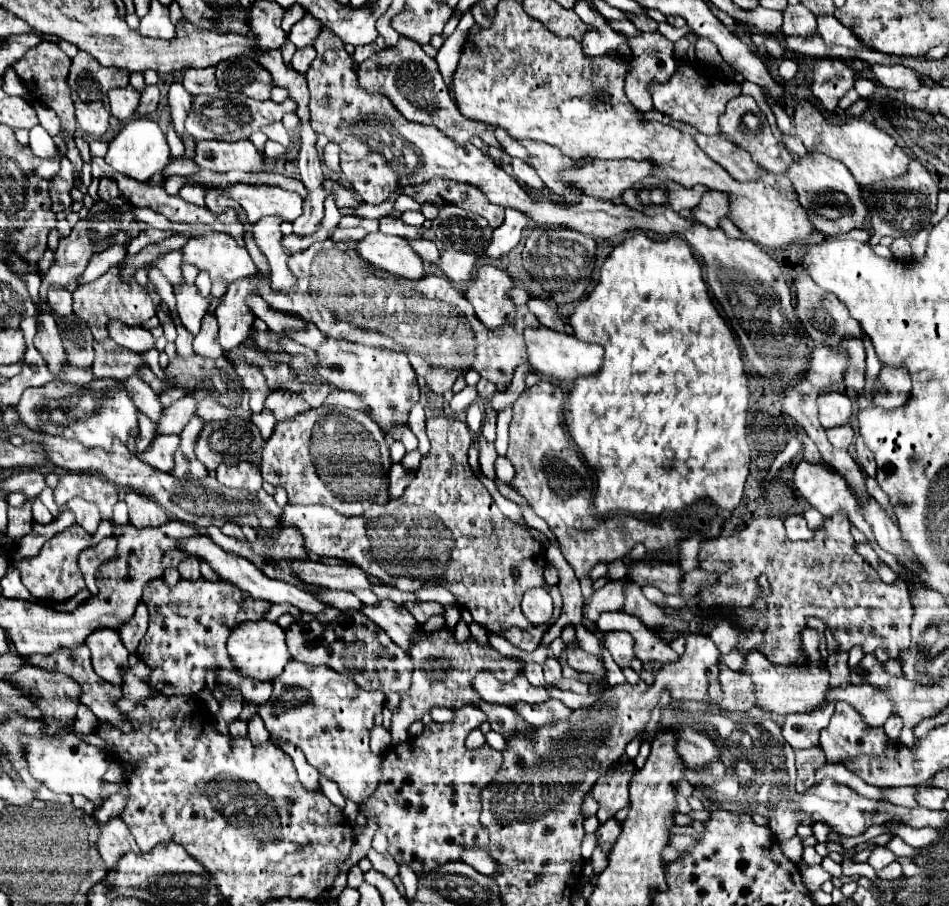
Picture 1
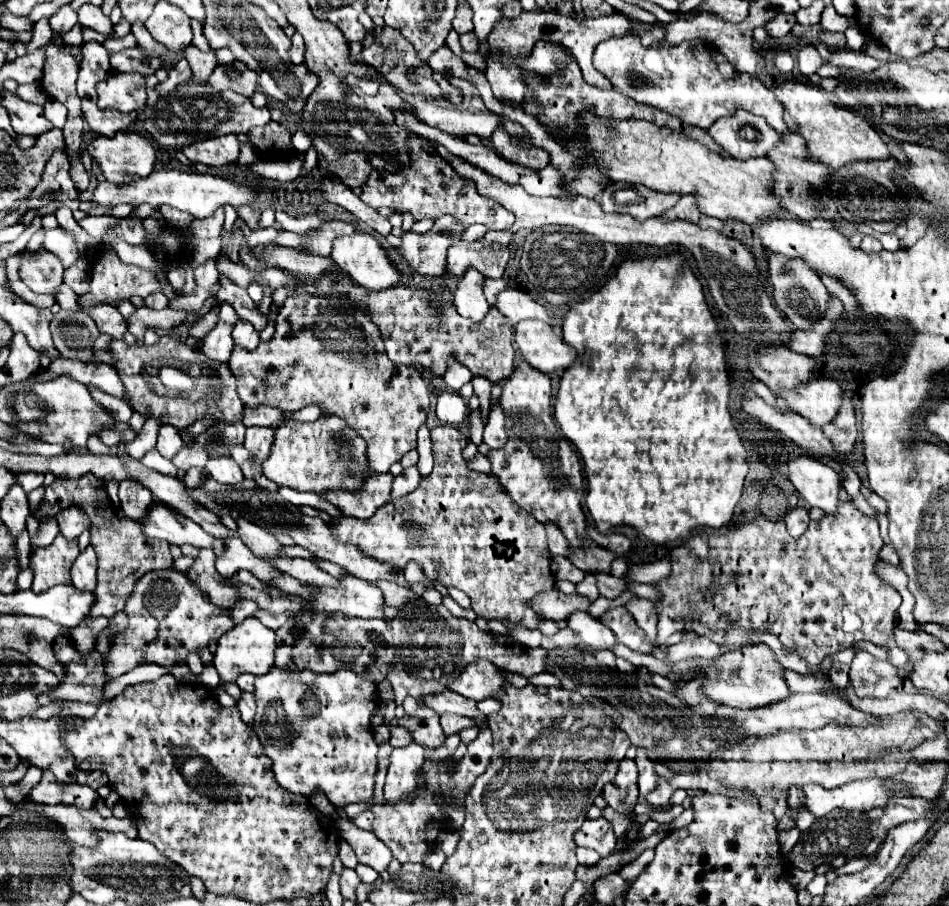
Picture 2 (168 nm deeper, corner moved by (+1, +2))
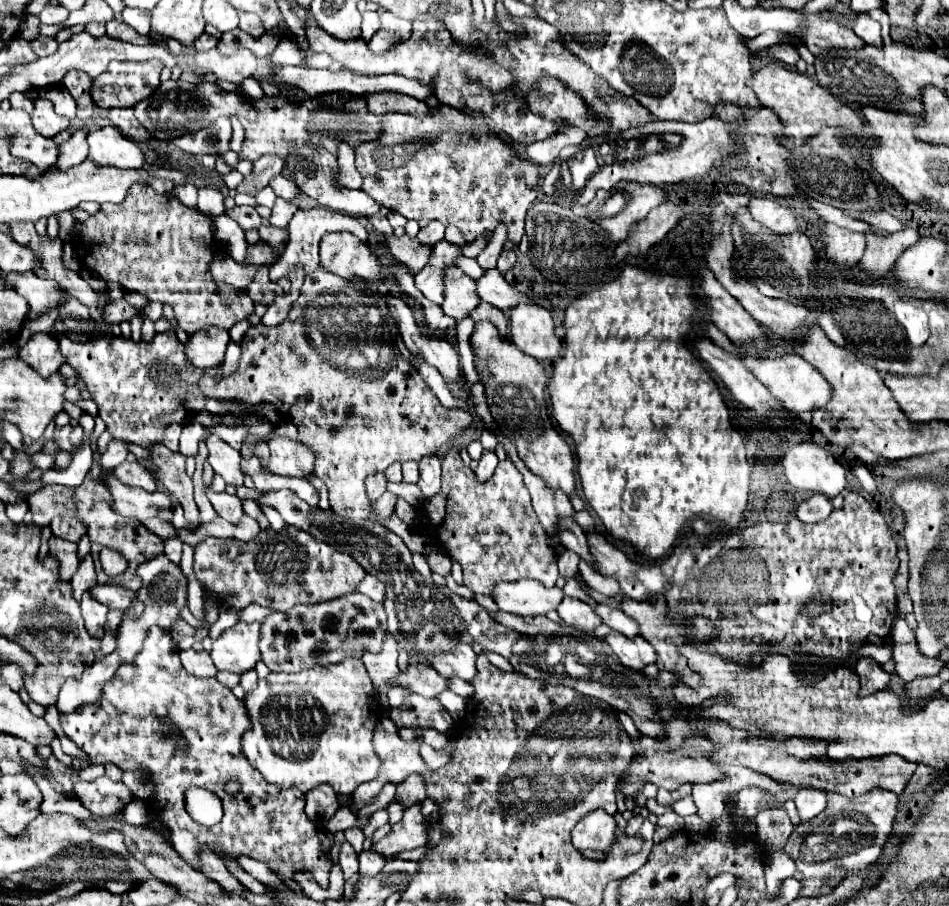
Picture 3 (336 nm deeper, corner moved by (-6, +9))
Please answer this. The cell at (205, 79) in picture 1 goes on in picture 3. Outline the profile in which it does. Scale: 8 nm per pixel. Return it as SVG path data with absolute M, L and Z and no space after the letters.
M208 33L200 35L200 37L196 39L196 43L194 43L196 51L208 51L208 49L212 49L212 47L216 47L216 45L218 45L218 39L212 37L212 35L208 35Z

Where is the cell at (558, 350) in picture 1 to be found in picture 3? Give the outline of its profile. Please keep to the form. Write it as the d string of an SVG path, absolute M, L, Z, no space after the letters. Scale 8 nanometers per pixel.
M518 303L510 309L508 339L526 355L542 363L558 359L562 341L554 335L552 315L536 303Z

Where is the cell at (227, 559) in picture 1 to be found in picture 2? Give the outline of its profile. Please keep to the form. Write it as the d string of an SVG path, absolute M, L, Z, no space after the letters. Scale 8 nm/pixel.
M161 502L153 504L153 512L149 512L149 520L145 520L143 532L149 538L165 540L177 546L191 544L197 550L211 548L215 556L221 556L227 550L227 546L219 538L213 538L199 524L195 524L193 520L189 520L179 512L173 512L169 506Z

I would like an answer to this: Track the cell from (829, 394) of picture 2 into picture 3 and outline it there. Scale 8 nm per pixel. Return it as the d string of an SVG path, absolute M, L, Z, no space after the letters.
M796 355L760 357L760 361L752 367L752 373L766 385L772 397L792 413L804 413L804 417L810 417L812 409L820 409L828 403L830 397L828 381L824 381L824 377L820 377L820 371L812 369L812 365L808 365L802 357Z

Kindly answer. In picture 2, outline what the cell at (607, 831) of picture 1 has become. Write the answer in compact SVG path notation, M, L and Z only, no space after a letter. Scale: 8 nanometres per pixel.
M597 818L583 822L583 826L575 834L575 842L579 846L597 850L601 856L609 856L615 850L617 838L613 834L613 826L605 818Z

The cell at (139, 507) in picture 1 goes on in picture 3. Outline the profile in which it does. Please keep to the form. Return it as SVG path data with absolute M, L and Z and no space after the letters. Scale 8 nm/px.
M126 459L124 463L120 463L116 469L114 469L114 475L124 481L126 485L132 485L132 487L142 487L144 491L148 493L154 493L158 487L156 487L156 479L152 477L152 473L140 465L138 461L134 459Z

